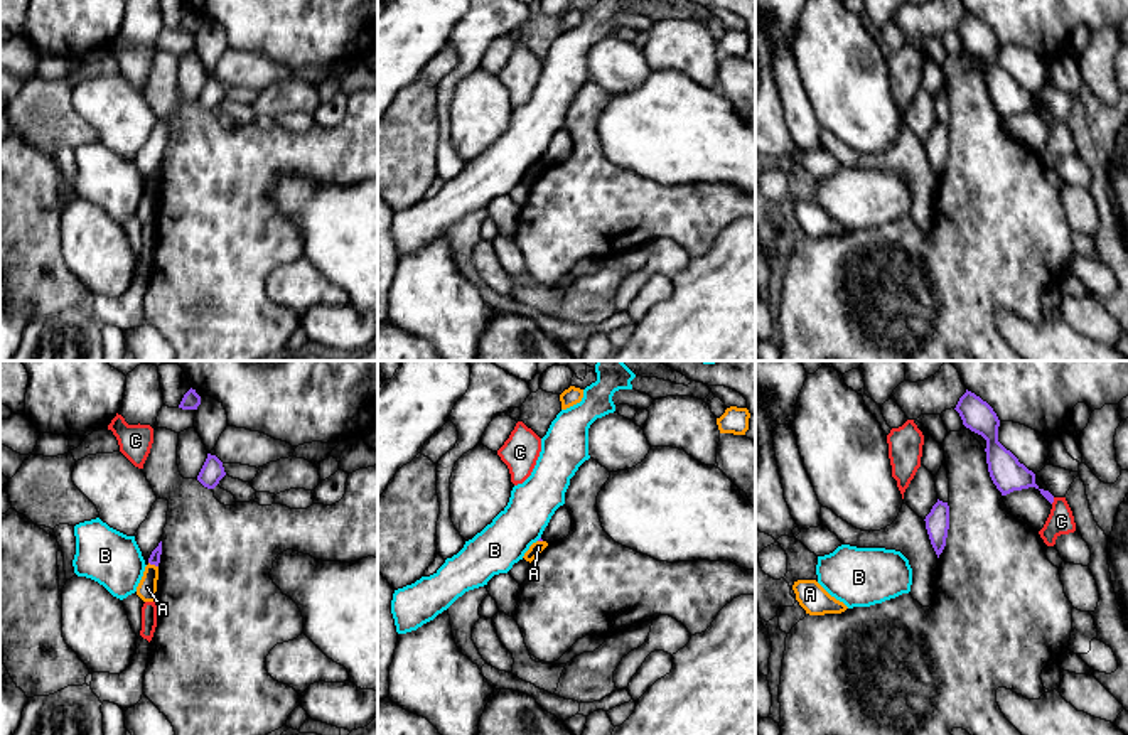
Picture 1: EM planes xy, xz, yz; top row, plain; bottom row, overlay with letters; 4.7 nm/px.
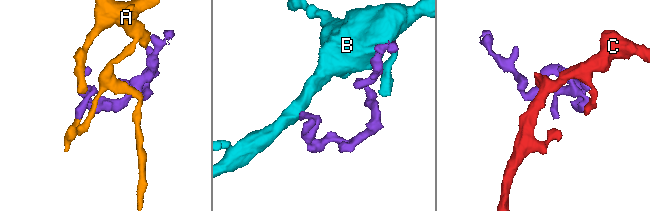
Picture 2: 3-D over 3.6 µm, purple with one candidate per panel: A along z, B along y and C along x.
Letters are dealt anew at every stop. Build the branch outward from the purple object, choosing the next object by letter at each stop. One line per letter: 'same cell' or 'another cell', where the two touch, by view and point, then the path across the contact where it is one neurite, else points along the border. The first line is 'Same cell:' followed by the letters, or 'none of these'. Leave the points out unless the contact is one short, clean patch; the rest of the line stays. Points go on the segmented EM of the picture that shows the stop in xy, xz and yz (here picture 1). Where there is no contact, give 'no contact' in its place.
Same cell: none of these
A: another cell; contact xy (154, 563)
B: another cell; no contact
C: another cell; contact yz (1052, 501); border yz (1054, 498), (1051, 503)

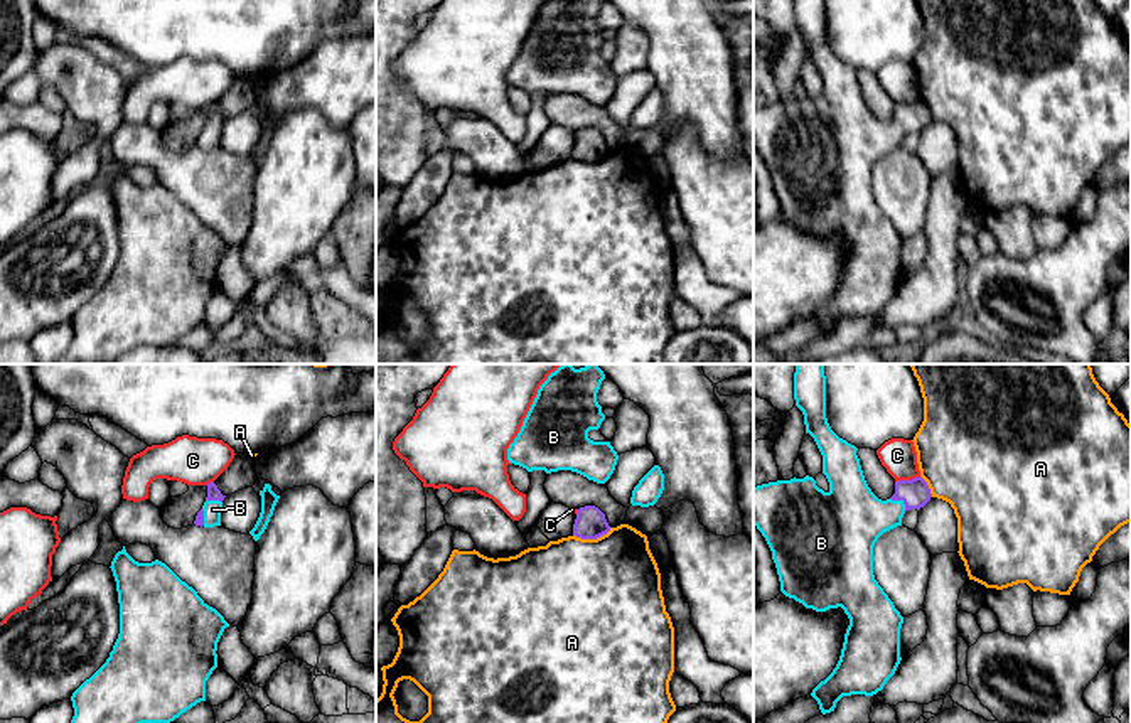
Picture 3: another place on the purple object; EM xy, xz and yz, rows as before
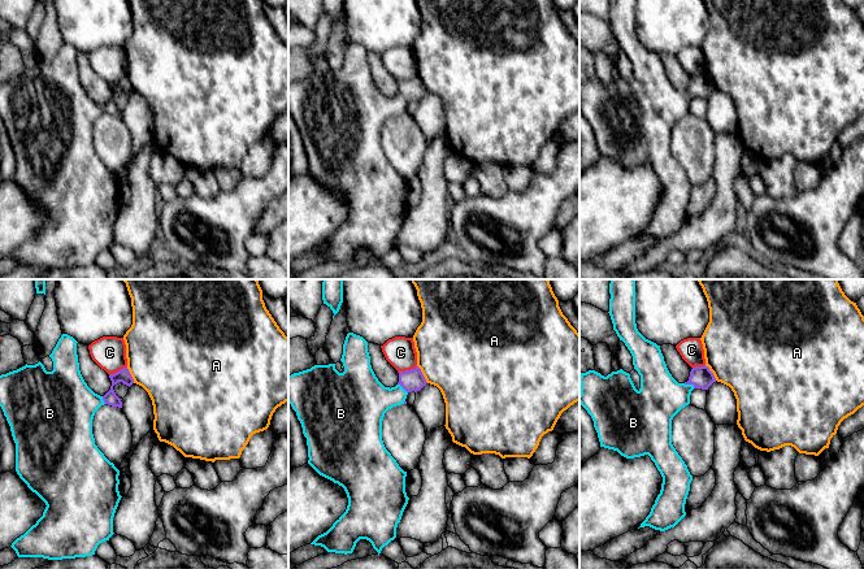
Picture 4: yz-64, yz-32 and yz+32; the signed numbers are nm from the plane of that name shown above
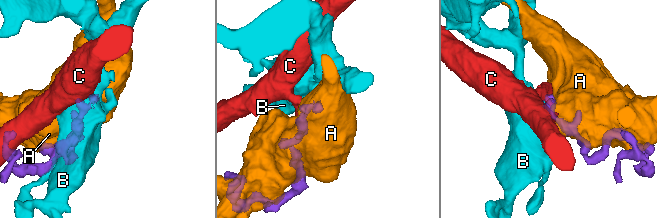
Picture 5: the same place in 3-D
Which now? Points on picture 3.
Same cell: B
A: another cell; contact xz (592, 538)
B: same cell; contact yz (900, 499); way yz (916, 492), (900, 499), (882, 516), (852, 518)
C: another cell; contact yz (907, 481)

